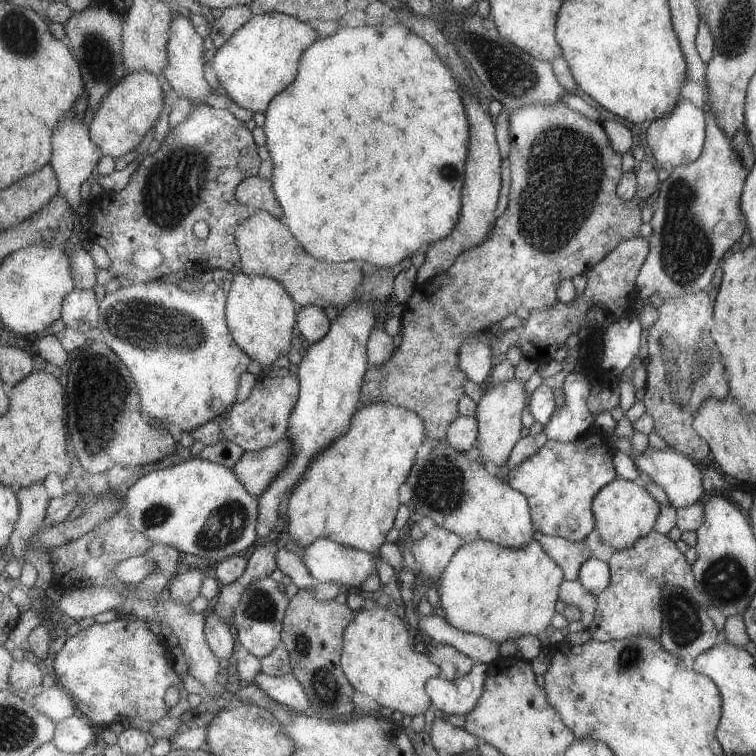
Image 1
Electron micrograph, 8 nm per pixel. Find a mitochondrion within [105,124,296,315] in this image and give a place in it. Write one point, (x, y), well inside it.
(175, 185)

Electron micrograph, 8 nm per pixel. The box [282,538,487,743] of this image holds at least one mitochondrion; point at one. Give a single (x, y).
(322, 680)

